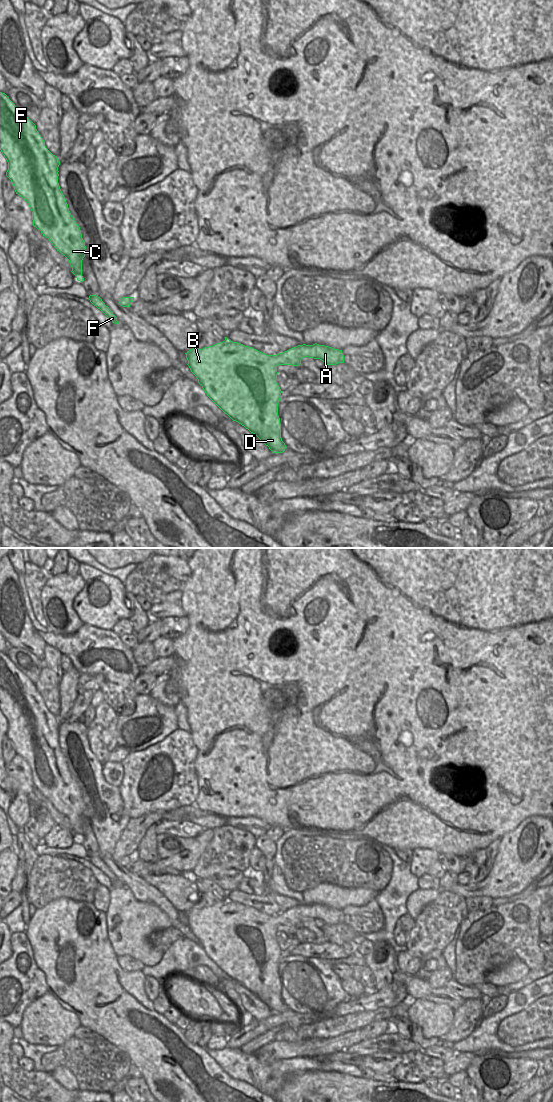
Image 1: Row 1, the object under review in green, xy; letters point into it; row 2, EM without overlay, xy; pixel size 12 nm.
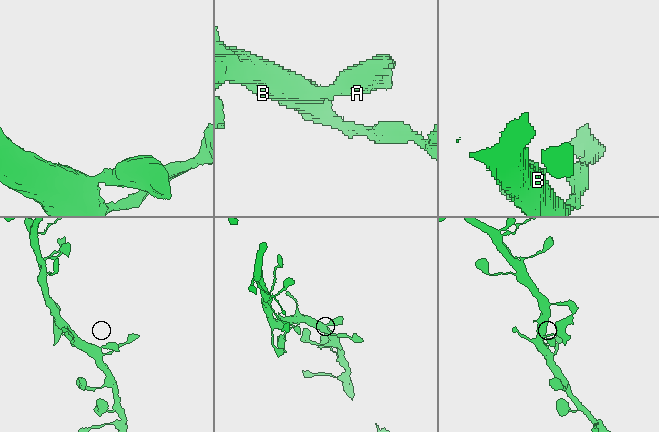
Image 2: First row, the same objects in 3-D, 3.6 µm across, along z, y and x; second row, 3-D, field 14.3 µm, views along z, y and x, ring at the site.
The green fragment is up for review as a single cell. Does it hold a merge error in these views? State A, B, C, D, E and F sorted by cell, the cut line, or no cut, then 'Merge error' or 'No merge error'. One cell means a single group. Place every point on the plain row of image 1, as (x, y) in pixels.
Groups: A B C D E F. No split. No merge error.

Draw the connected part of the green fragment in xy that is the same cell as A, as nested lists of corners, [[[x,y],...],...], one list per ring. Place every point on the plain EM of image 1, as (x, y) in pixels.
[[[227,897],[223,902],[203,909],[193,908],[185,914],[187,925],[207,956],[233,981],[255,994],[272,1013],[283,1013],[287,1008],[281,998],[278,976],[282,951],[277,943],[277,926],[299,926],[305,917],[320,919],[325,925],[344,923],[342,910],[317,903],[298,905],[283,913],[266,915],[252,907],[230,901]]]

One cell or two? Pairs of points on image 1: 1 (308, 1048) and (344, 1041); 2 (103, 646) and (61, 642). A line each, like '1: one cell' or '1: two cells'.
1: one cell
2: one cell

